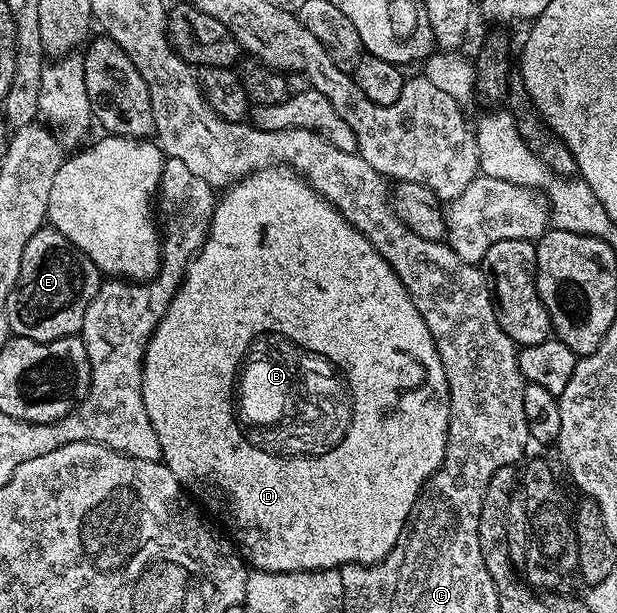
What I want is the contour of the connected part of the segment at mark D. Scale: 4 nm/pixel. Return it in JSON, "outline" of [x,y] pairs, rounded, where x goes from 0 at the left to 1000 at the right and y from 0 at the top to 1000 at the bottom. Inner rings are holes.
{"outline":[[[465,269],[421,276],[382,300],[368,303],[355,316],[350,343],[344,346],[337,388],[326,400],[324,411],[305,427],[292,473],[282,481],[269,514],[240,556],[233,599],[227,605],[227,643],[237,677],[256,710],[263,757],[277,768],[282,781],[288,781],[295,796],[361,858],[368,874],[386,891],[397,917],[423,935],[515,935],[520,928],[549,928],[553,922],[609,922],[626,912],[639,886],[645,886],[645,873],[652,873],[658,838],[681,812],[681,803],[694,783],[713,767],[723,742],[729,638],[694,524],[684,520],[652,455],[639,449],[632,429],[613,416],[600,390],[593,390],[593,383],[572,370],[545,343],[543,334],[509,312],[506,302]],[[389,569],[519,569],[519,576],[512,576],[512,595],[493,595],[493,602],[506,602],[506,608],[512,608],[512,622],[506,622],[499,648],[486,648],[486,654],[493,654],[493,674],[486,674],[486,680],[499,680],[499,667],[525,674],[519,732],[512,732],[506,746],[439,746],[415,739],[415,732],[408,732],[408,726],[389,713]]]}

